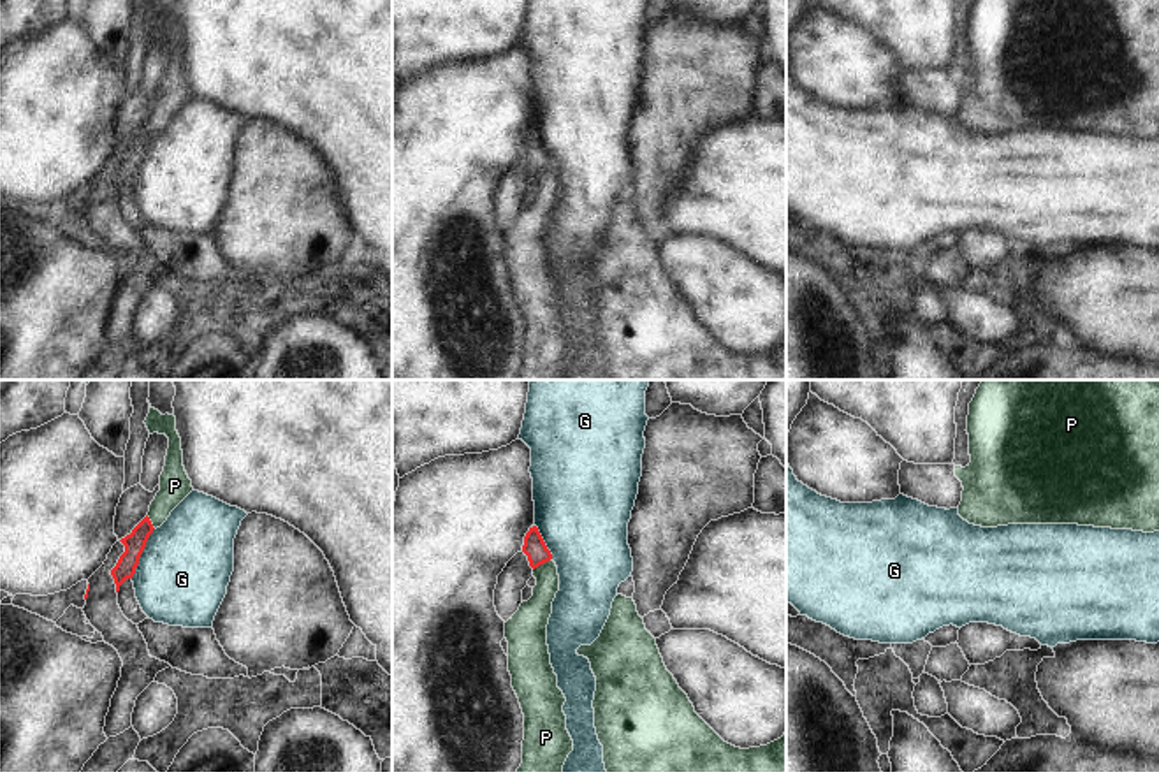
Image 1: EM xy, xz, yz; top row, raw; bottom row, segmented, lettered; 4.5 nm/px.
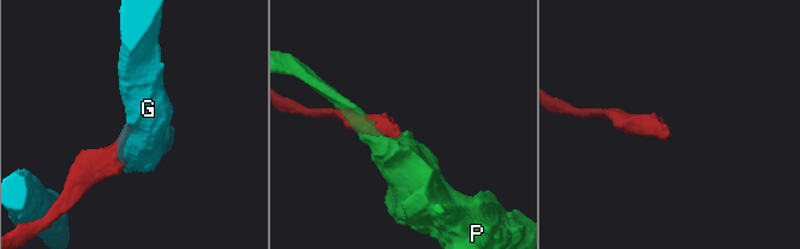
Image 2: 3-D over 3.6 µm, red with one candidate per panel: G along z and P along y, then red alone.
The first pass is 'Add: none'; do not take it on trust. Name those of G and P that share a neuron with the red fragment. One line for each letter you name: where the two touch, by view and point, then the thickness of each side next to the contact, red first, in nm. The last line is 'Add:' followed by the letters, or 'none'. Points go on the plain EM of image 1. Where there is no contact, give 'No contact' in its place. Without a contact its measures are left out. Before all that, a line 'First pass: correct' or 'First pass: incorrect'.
First pass: incorrect
P: Touches red at xz (540, 169). Thickness 100 nm (red) against 140 nm
Add: P

